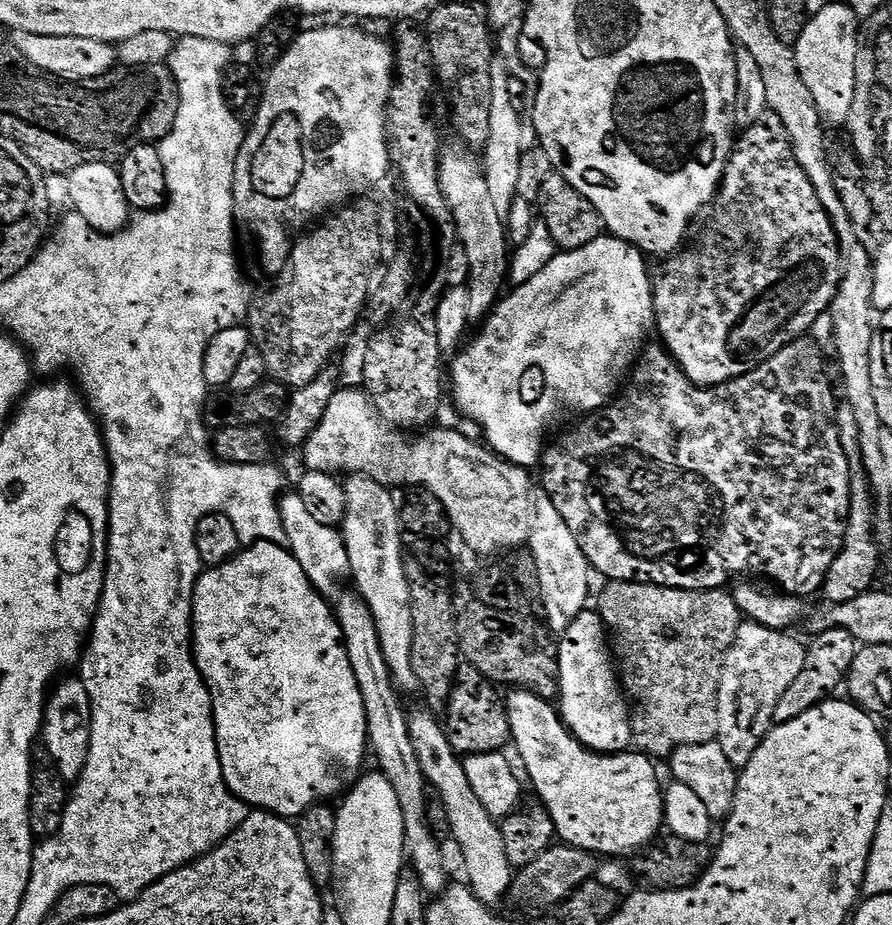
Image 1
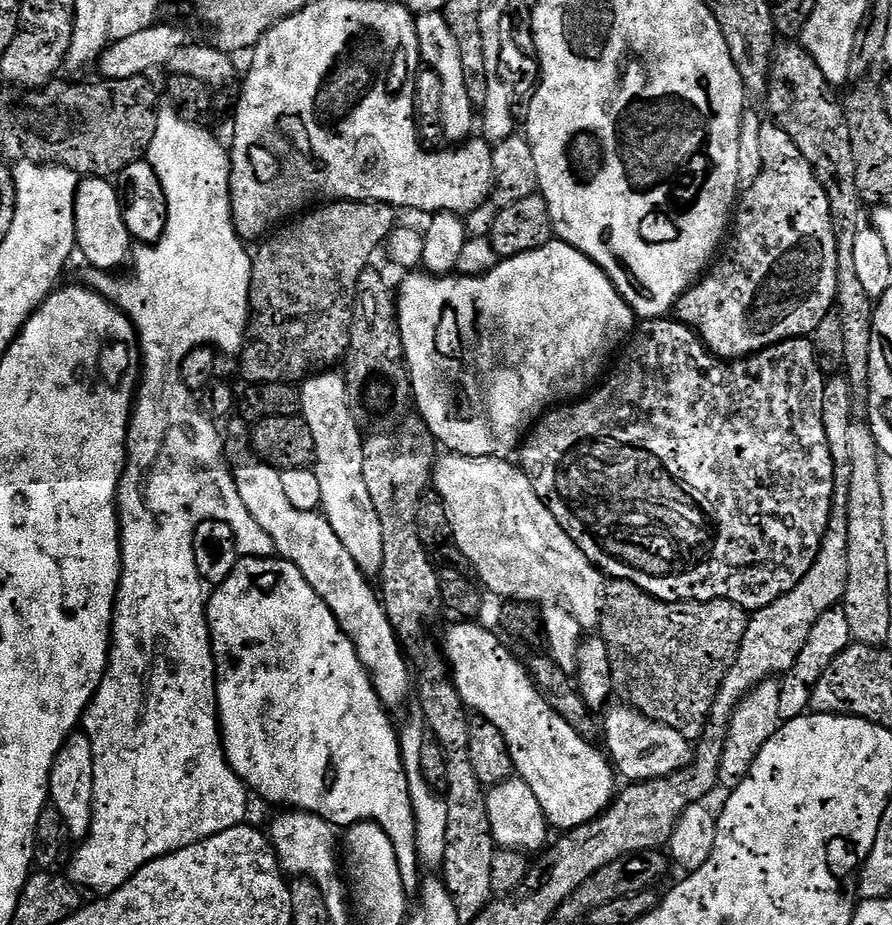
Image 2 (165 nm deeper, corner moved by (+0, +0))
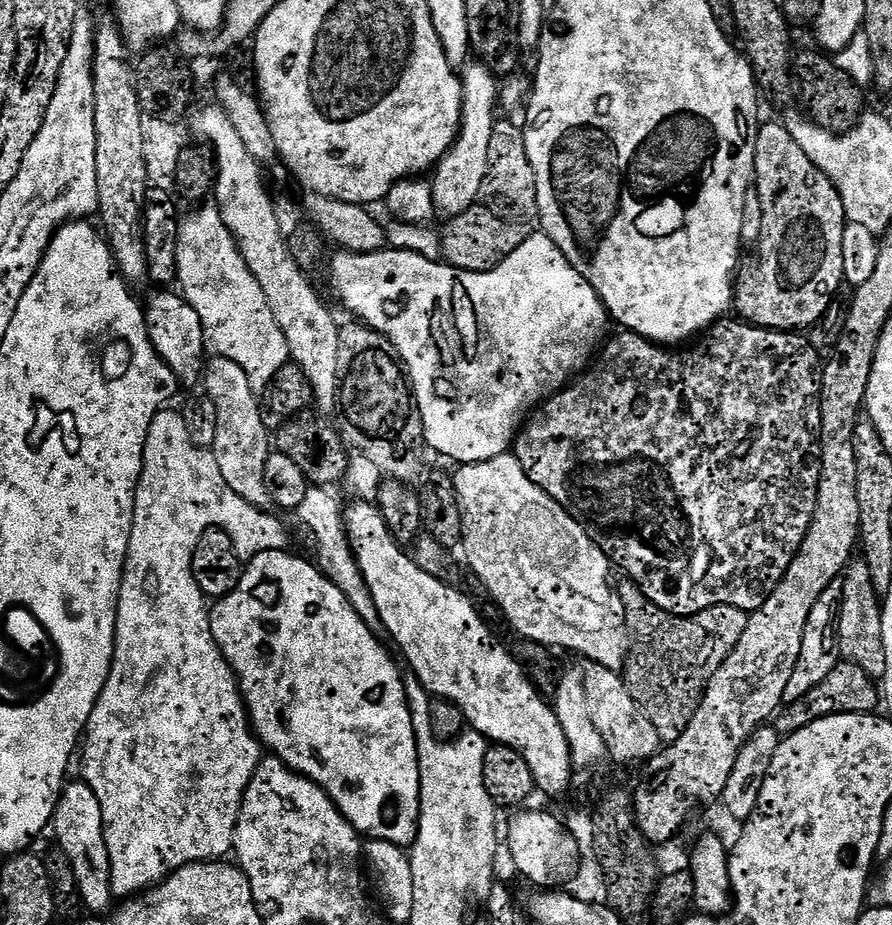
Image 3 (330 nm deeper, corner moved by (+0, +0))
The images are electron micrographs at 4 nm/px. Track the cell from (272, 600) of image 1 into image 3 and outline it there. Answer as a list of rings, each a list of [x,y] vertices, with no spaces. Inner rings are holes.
[[[288,550],[263,552],[253,560],[247,561],[234,591],[219,597],[213,603],[216,605],[211,605],[212,633],[216,645],[220,647],[224,661],[232,668],[236,683],[240,685],[240,694],[244,700],[244,707],[248,710],[252,731],[256,733],[261,745],[271,755],[279,758],[287,768],[291,768],[307,780],[313,780],[332,799],[337,810],[352,823],[361,837],[368,840],[388,840],[391,844],[401,846],[411,845],[416,839],[416,823],[420,817],[420,767],[406,685],[404,686],[395,664],[380,646],[378,636],[351,607],[342,590],[329,580],[317,565],[315,568],[310,561],[303,560],[300,556],[291,556],[290,553]]]

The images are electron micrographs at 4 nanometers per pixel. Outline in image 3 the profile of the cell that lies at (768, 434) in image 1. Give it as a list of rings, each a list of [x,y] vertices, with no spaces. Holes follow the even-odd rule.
[[[721,318],[707,329],[708,341],[701,346],[697,352],[684,352],[679,356],[679,351],[669,350],[653,341],[639,336],[636,332],[627,330],[617,331],[617,336],[612,341],[599,349],[594,363],[579,378],[573,379],[571,383],[560,389],[555,396],[549,396],[535,412],[532,413],[525,427],[521,428],[514,441],[514,455],[522,466],[522,470],[540,487],[554,502],[562,505],[572,517],[586,530],[586,534],[595,544],[608,555],[609,561],[616,564],[624,571],[623,575],[632,580],[642,590],[642,594],[654,606],[658,606],[671,616],[693,616],[707,608],[713,608],[719,604],[734,606],[746,613],[753,613],[766,602],[766,598],[782,582],[790,562],[798,554],[802,542],[806,538],[806,530],[810,530],[810,522],[814,518],[816,499],[818,498],[818,486],[820,485],[820,431],[822,430],[822,414],[820,413],[820,373],[822,371],[822,360],[816,357],[816,348],[807,340],[807,335],[799,331],[777,332],[774,328],[760,328],[757,324],[749,324],[739,318]]]

